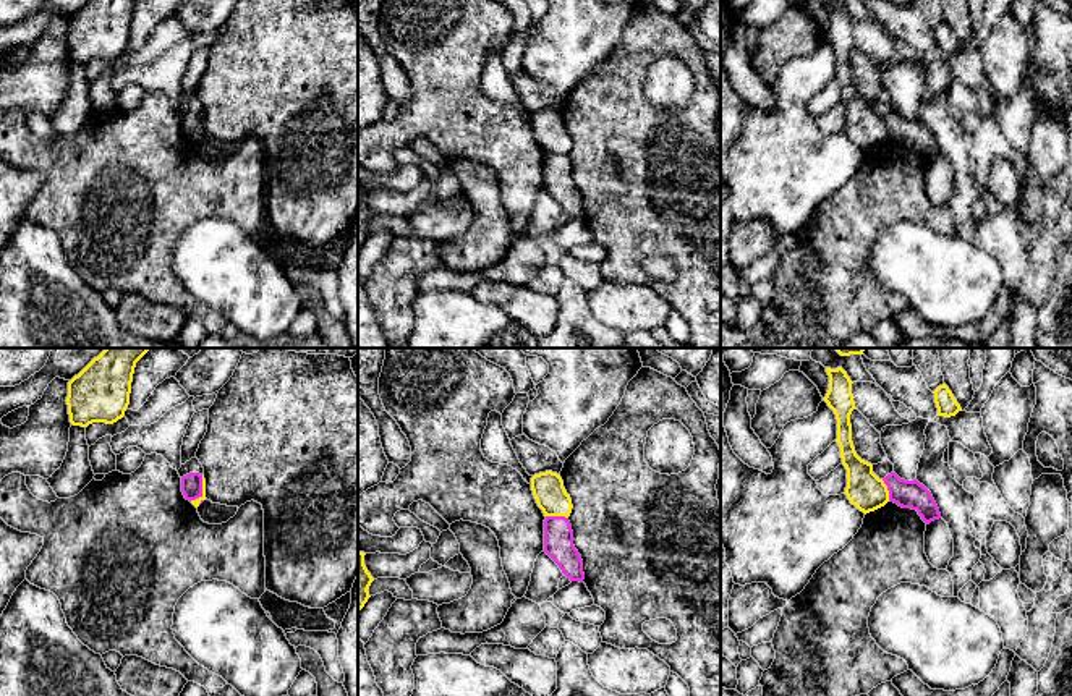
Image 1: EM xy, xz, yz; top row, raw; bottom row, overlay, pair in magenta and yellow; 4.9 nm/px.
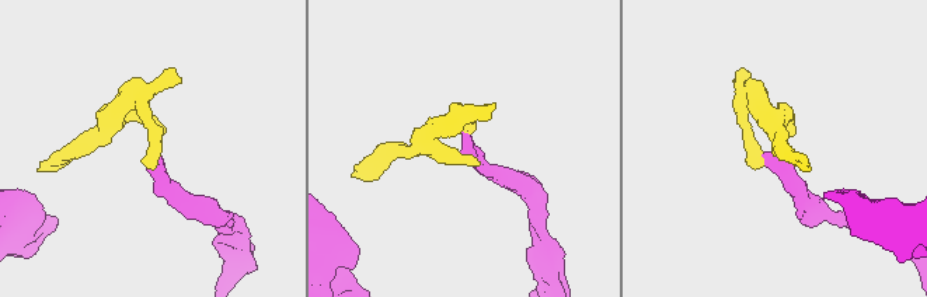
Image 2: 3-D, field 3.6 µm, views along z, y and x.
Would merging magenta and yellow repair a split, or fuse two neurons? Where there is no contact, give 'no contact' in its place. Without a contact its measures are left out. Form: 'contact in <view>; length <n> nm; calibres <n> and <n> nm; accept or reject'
contact in xz; length 110 nm; calibres 140 and 160 nm; reject

